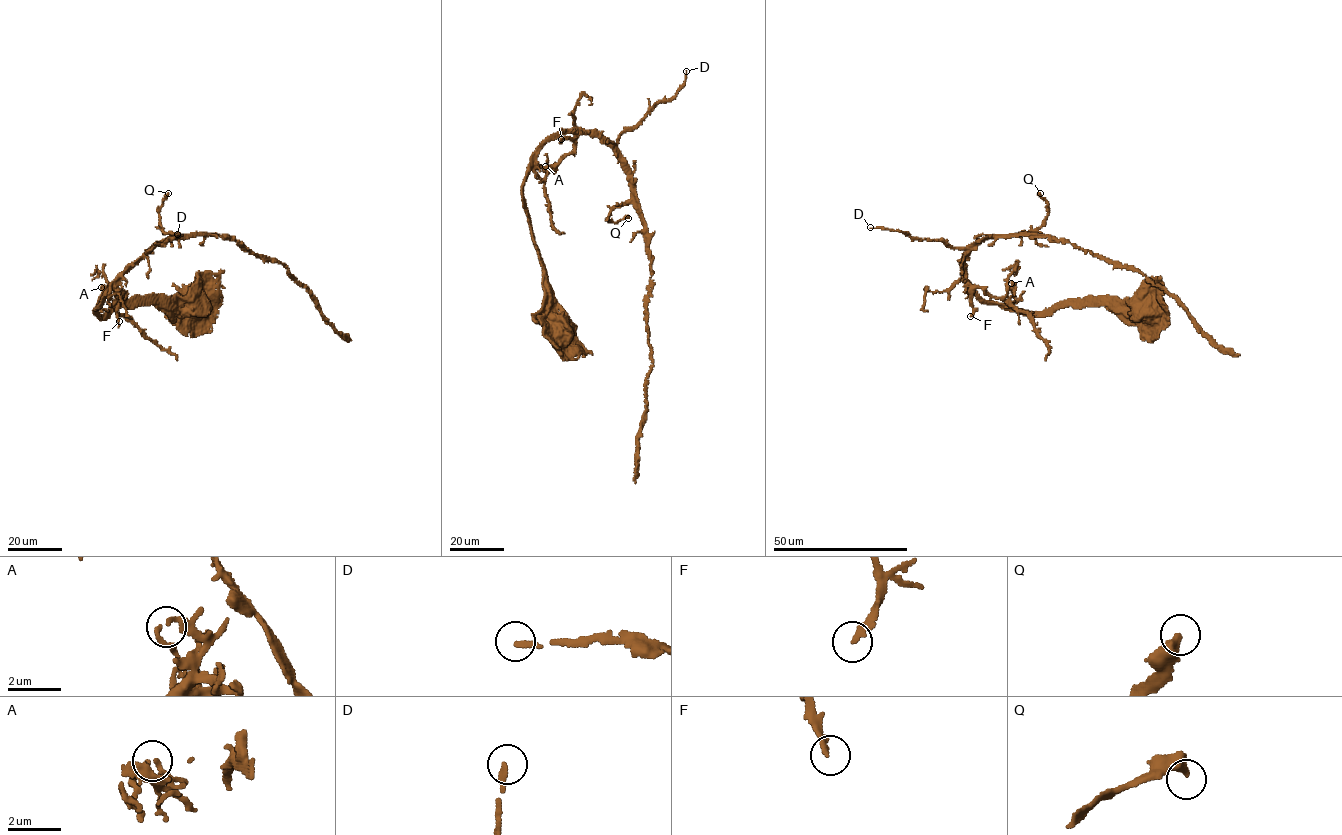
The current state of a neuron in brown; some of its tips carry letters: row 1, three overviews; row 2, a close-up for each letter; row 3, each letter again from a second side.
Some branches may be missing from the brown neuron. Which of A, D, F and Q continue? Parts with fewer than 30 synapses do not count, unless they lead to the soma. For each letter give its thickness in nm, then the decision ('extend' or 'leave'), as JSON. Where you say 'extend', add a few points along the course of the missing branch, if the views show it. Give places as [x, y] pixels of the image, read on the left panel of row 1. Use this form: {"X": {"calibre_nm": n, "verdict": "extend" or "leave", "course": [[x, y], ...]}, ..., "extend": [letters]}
{"A": {"calibre_nm": 130, "verdict": "leave"}, "D": {"calibre_nm": 200, "verdict": "leave"}, "F": {"calibre_nm": 200, "verdict": "leave"}, "Q": {"calibre_nm": 400, "verdict": "leave"}, "extend": []}

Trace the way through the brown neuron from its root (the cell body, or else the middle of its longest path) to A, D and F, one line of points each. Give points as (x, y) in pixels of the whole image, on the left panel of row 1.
A: (194, 300), (187, 302), (183, 309), (143, 302), (98, 315), (98, 299), (105, 289), (101, 287)
D: (194, 300), (183, 309), (152, 302), (102, 315), (93, 311), (123, 272), (177, 234)
F: (194, 300), (187, 302), (183, 309), (143, 302), (98, 315), (93, 311), (111, 288), (121, 294), (119, 321)

